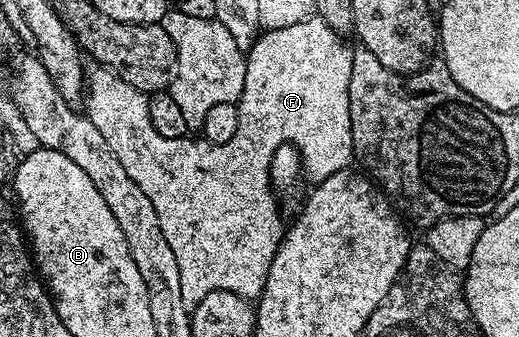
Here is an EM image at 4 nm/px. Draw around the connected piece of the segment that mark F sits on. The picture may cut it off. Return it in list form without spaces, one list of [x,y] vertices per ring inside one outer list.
[[[315,16],[287,28],[261,33],[246,54],[246,84],[236,103],[238,128],[226,144],[206,142],[196,136],[162,136],[158,128],[150,124],[149,95],[126,84],[126,80],[106,66],[96,64],[93,70],[91,67],[87,71],[86,116],[94,128],[102,132],[130,180],[150,196],[150,204],[154,204],[154,212],[158,212],[158,224],[162,224],[162,236],[166,236],[166,244],[170,244],[174,260],[178,260],[178,272],[182,272],[182,300],[186,300],[189,308],[196,306],[206,292],[215,290],[234,292],[249,300],[259,299],[286,229],[285,223],[280,223],[280,210],[276,207],[278,198],[270,172],[272,157],[280,146],[296,147],[303,173],[307,177],[309,174],[313,183],[353,165],[349,100],[353,49],[345,42]]]

